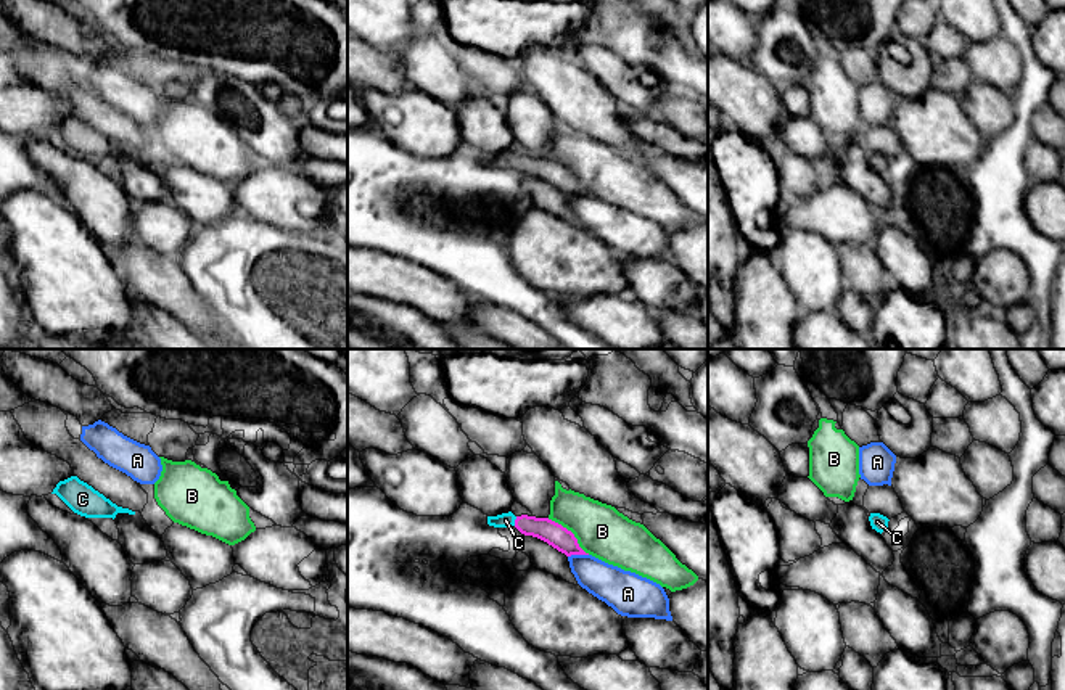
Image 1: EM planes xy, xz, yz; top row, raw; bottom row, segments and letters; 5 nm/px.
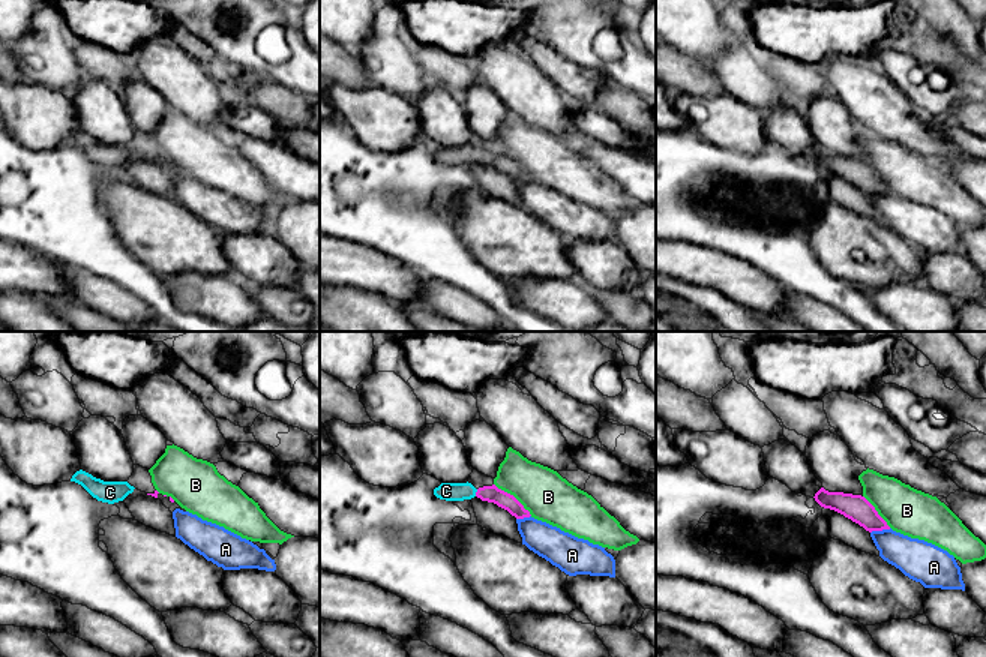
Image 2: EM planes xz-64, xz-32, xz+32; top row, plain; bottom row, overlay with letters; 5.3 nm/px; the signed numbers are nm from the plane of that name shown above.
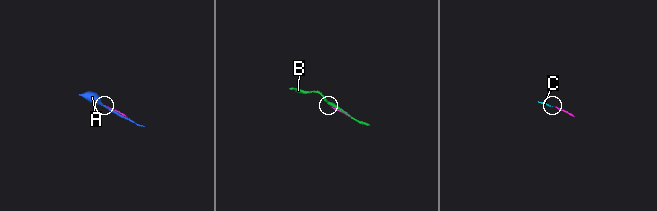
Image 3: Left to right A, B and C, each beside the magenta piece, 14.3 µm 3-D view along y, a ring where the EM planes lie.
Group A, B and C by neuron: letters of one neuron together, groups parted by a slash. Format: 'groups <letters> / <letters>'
groups A / B / C

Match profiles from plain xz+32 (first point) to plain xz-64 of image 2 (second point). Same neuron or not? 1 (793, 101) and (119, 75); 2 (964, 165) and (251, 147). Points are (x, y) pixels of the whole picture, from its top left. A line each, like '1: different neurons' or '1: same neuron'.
1: same neuron
2: same neuron

